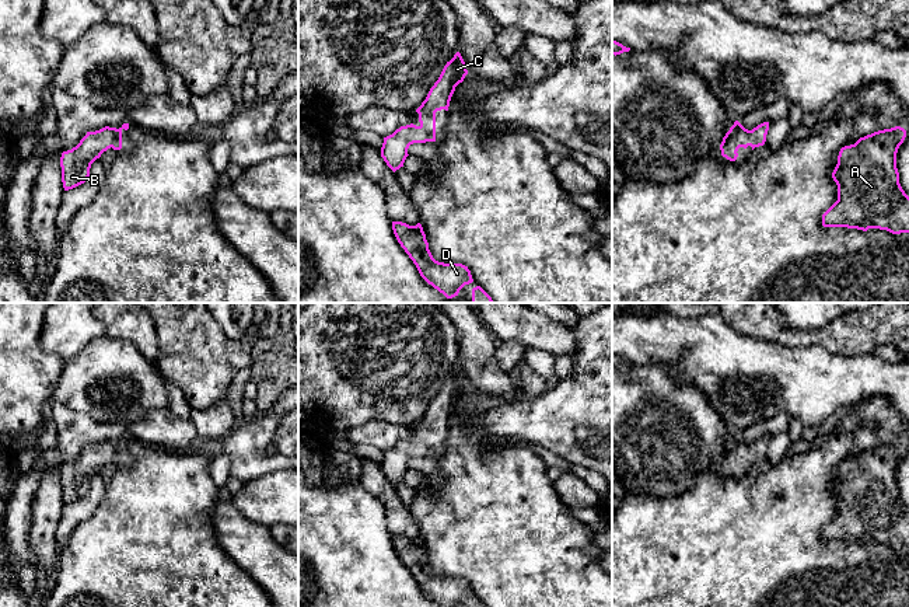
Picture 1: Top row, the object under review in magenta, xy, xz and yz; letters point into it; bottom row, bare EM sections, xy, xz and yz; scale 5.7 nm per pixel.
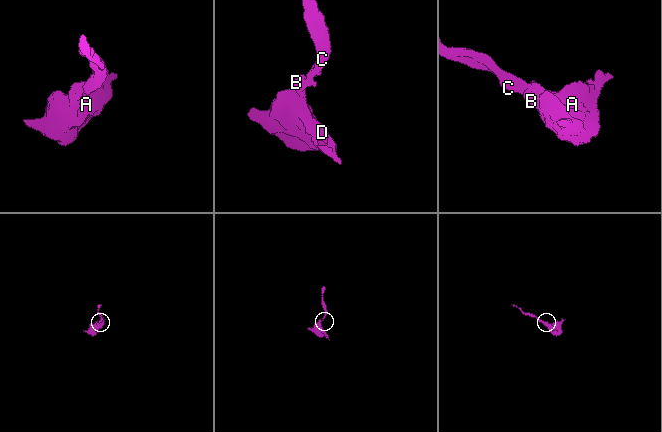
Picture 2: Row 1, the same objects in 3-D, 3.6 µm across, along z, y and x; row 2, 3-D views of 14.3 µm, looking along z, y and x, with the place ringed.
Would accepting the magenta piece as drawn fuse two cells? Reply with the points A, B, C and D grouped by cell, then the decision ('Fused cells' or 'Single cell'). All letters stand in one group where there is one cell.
Groups: A B C D. Single cell

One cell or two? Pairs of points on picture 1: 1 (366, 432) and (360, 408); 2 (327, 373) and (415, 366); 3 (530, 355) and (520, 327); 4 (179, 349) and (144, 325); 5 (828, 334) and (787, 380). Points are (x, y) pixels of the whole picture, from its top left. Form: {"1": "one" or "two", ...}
{"1": "two", "2": "one", "3": "two", "4": "two", "5": "two"}

